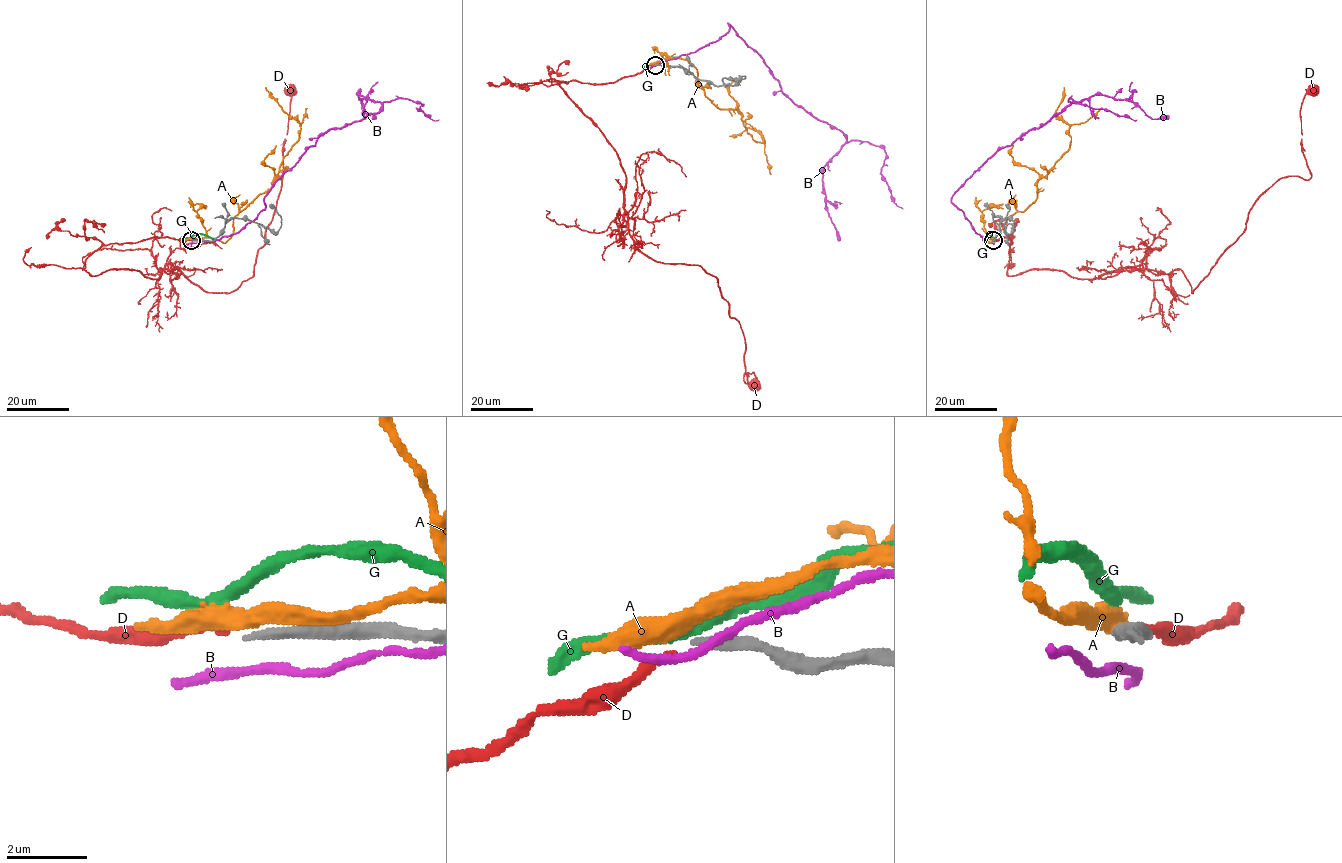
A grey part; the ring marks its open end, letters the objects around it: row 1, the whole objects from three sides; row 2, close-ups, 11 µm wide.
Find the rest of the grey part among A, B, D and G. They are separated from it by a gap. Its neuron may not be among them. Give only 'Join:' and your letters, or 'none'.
Join: D

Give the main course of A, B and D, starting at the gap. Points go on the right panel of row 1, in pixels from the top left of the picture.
A: (992, 239), (986, 237), (989, 243), (1034, 201), (1037, 182), (1069, 148), (1069, 126), (1056, 111), (1063, 87)
B: (993, 243), (976, 232), (951, 201), (1001, 148), (1073, 102), (1096, 94), (1131, 100), (1153, 119), (1169, 115)
D: (994, 240), (1011, 240), (1009, 275), (1180, 269), (1193, 292), (1264, 193), (1311, 176), (1300, 106), (1313, 90)

